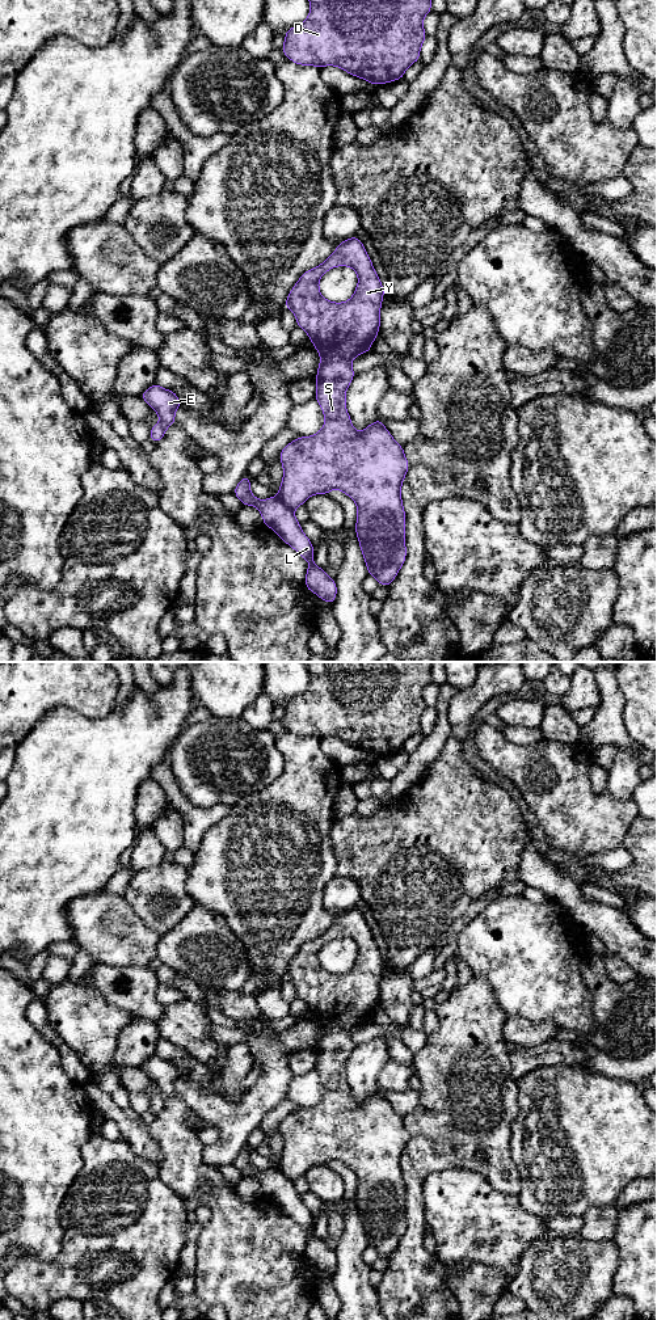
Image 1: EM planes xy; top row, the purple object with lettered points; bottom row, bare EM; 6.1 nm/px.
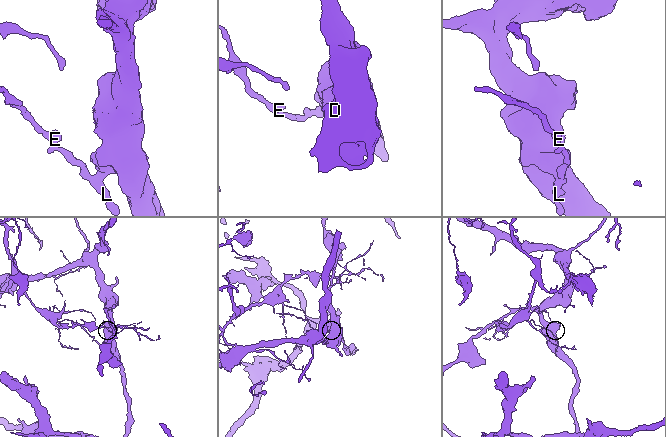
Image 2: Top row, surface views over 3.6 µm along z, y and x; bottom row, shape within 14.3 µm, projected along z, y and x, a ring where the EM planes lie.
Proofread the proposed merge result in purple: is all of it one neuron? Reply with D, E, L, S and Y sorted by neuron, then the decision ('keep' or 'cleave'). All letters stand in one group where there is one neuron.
groups D S Y / E L; cleave

